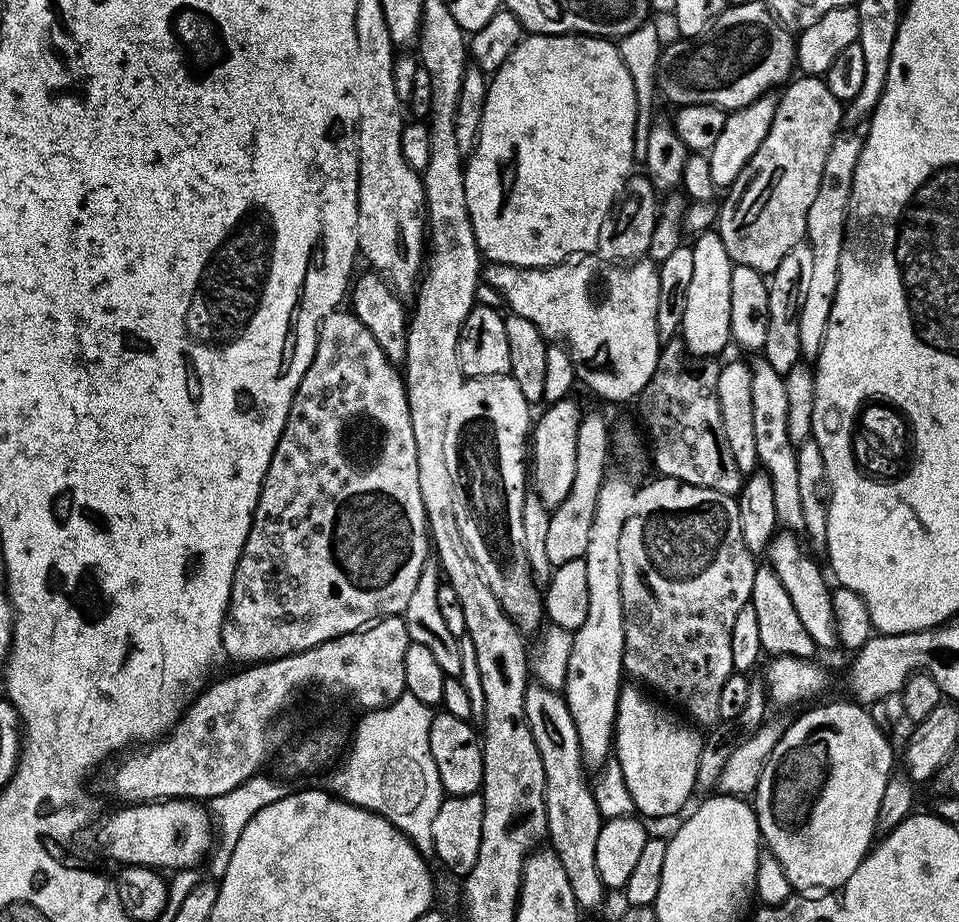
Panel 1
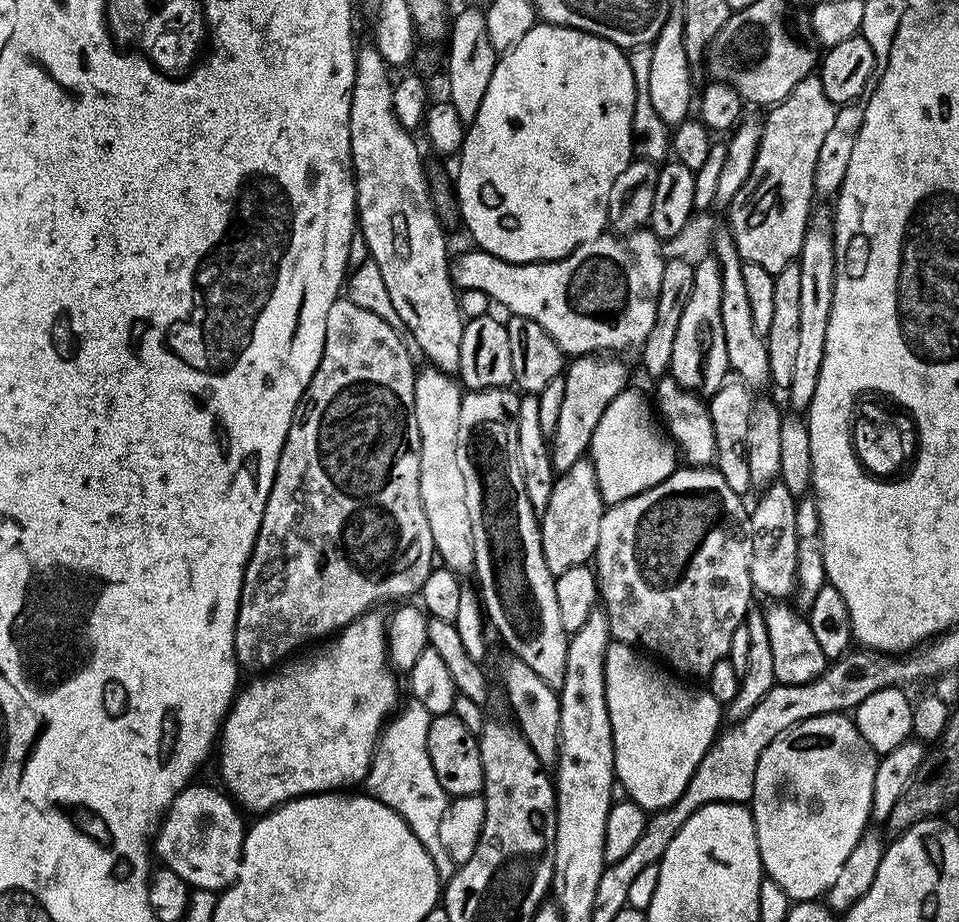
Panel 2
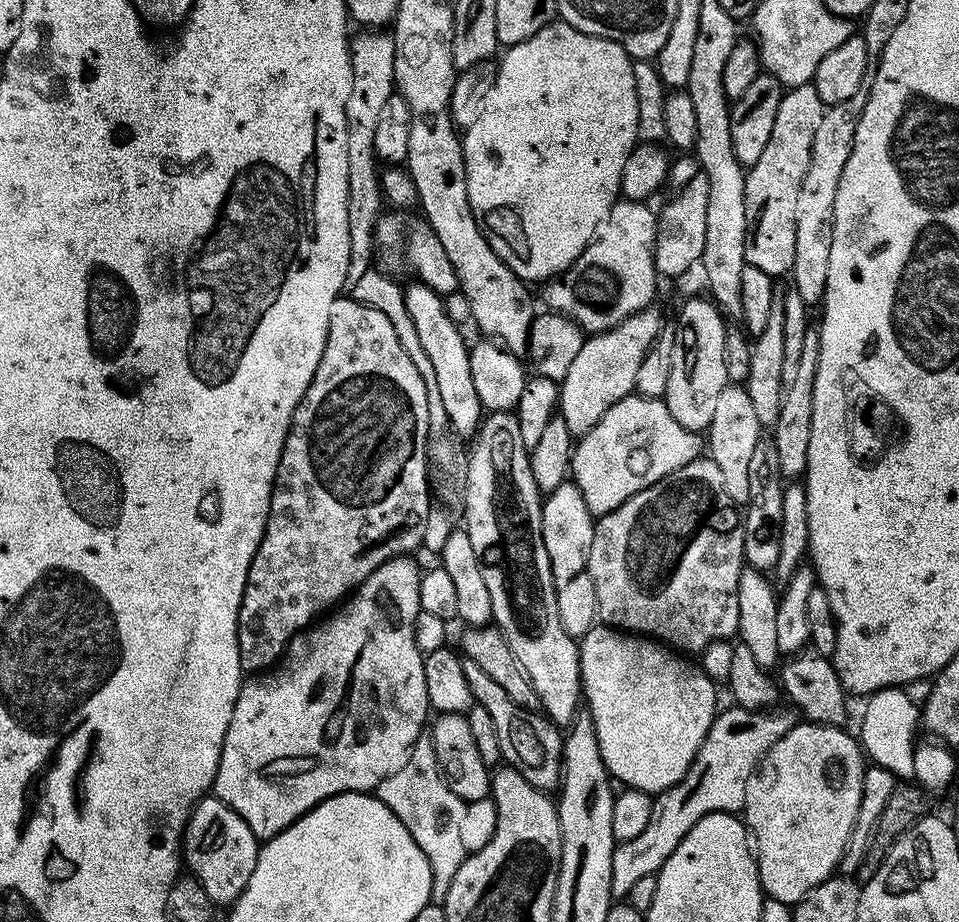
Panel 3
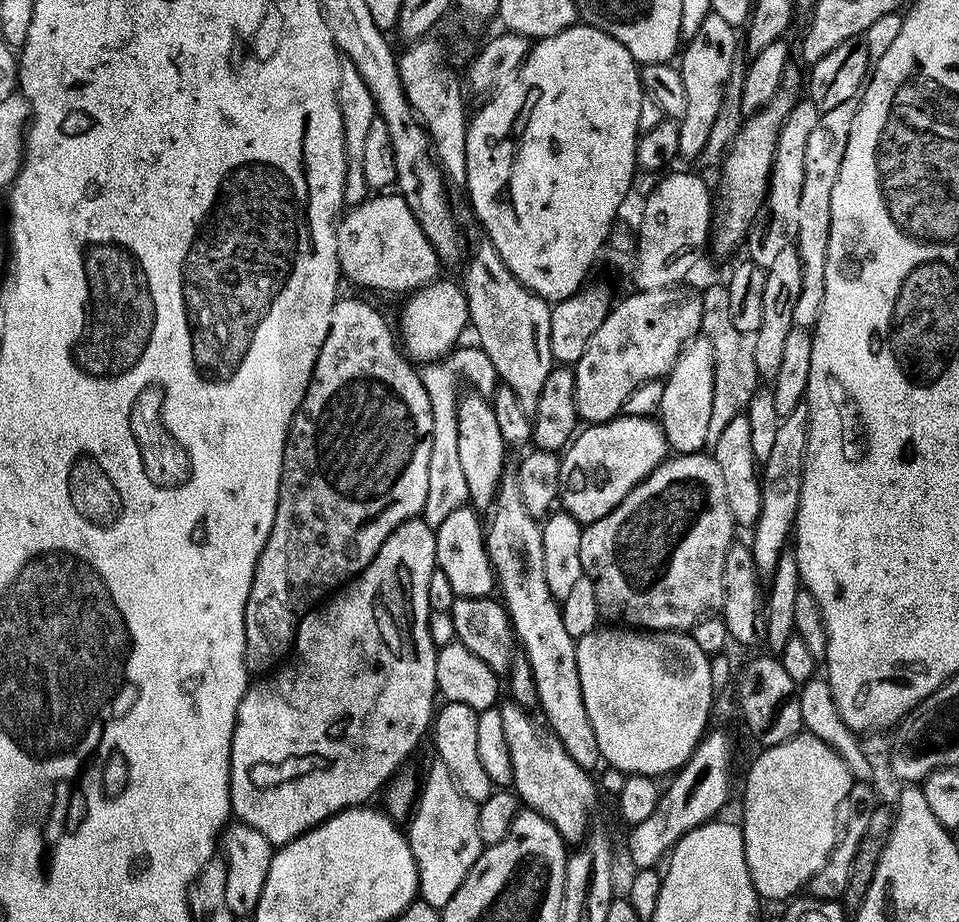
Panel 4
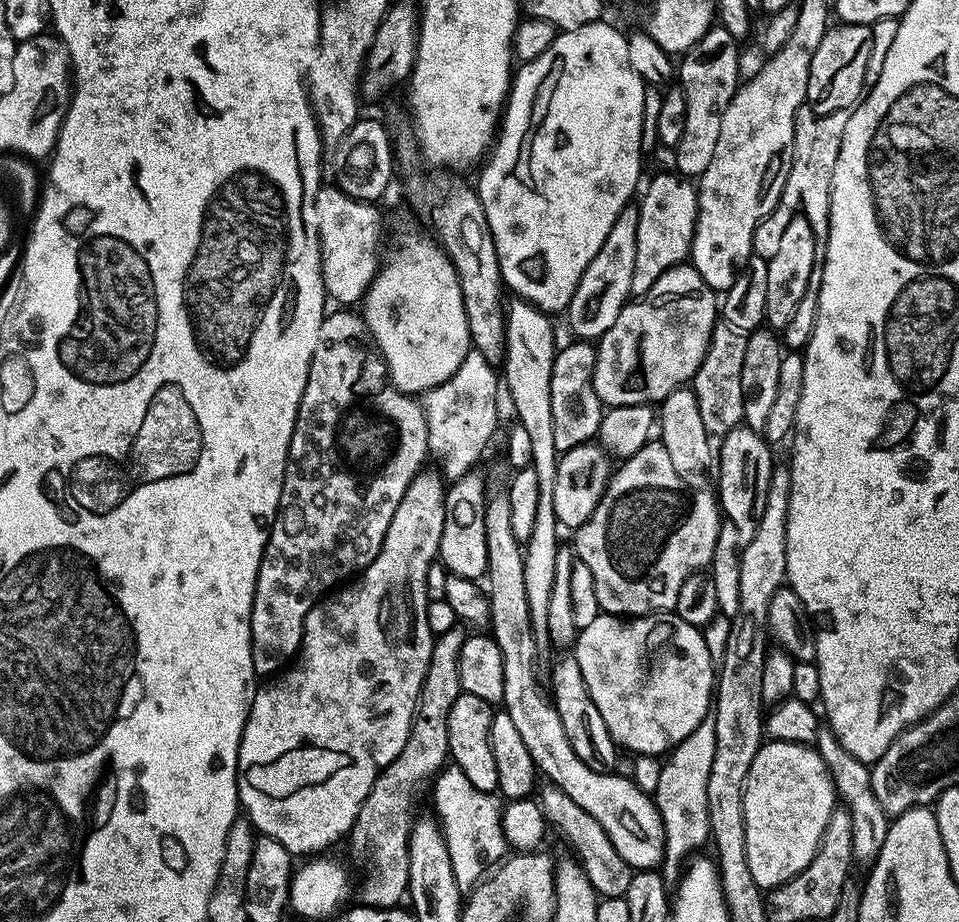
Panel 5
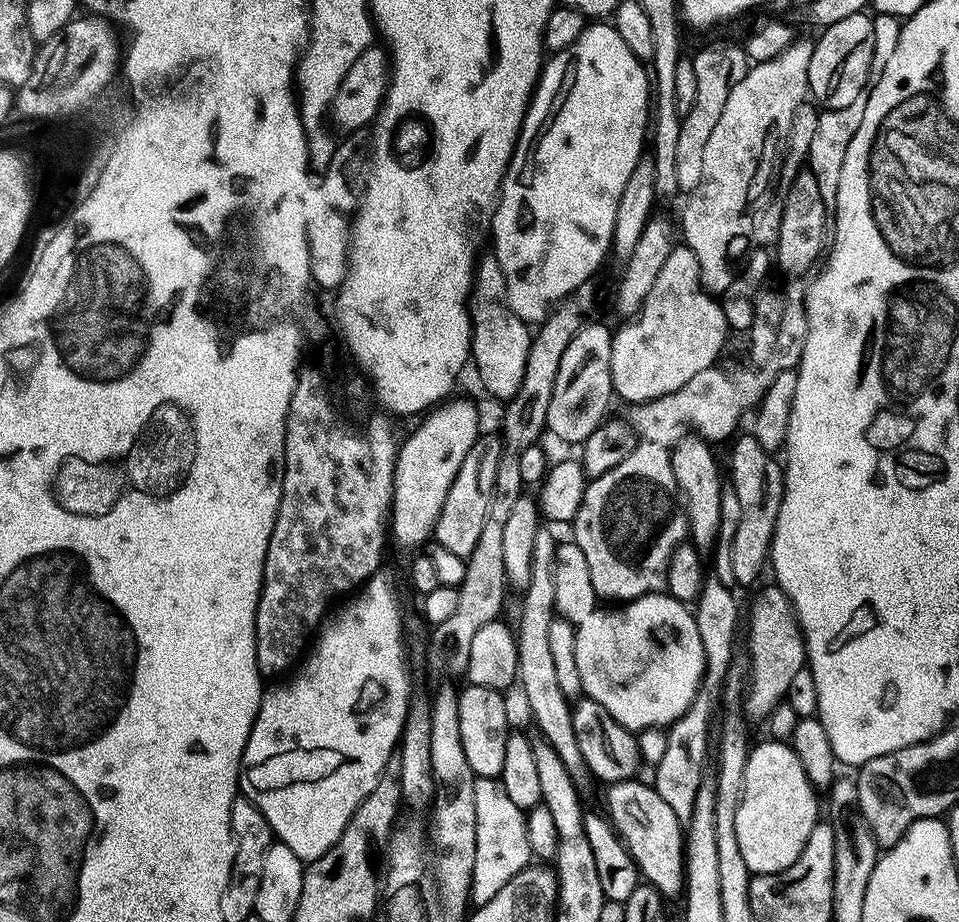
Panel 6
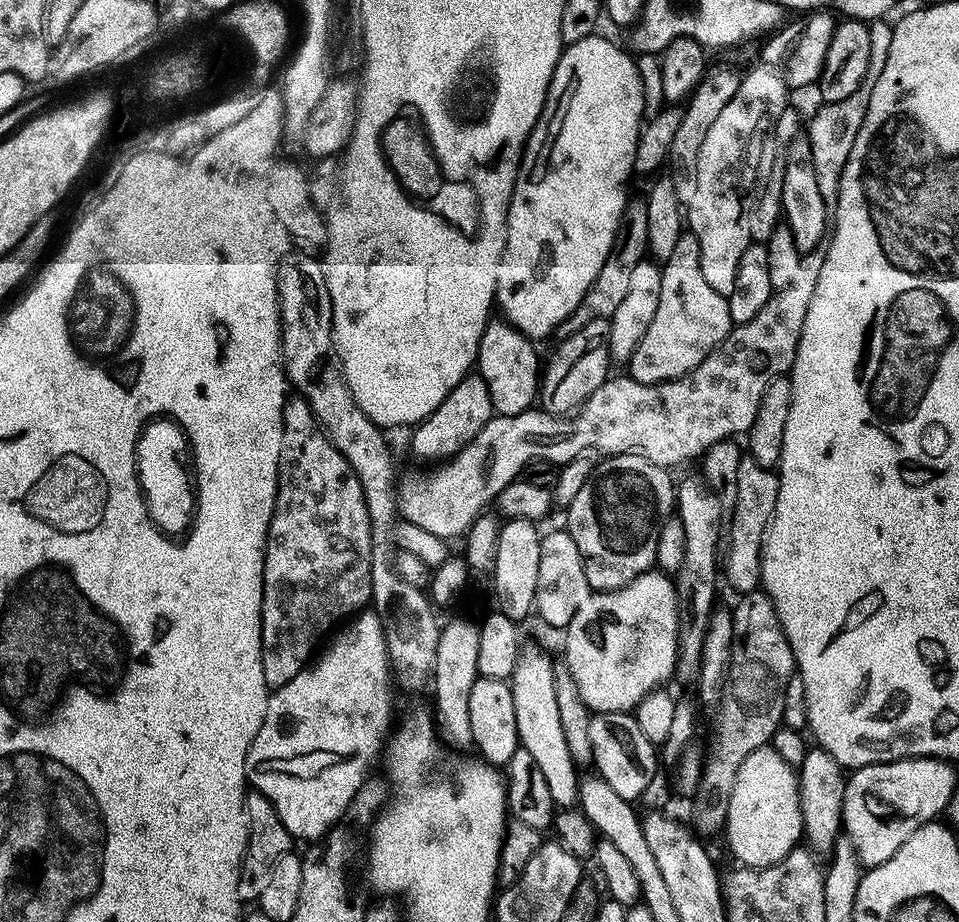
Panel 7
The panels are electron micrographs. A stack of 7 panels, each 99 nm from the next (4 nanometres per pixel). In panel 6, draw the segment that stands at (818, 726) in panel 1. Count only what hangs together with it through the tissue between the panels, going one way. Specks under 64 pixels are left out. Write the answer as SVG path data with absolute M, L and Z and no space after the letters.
M771 738L765 741L749 751L736 819L742 858L746 858L746 866L758 876L789 868L802 854L810 830L816 828L820 808L822 812L821 801L820 804L816 801L817 789L806 778L806 770L802 770L802 762L798 762L791 743Z

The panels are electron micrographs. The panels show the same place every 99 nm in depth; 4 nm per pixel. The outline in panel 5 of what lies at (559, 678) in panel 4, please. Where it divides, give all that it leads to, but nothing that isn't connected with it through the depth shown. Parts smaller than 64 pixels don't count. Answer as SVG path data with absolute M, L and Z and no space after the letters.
M564 654L552 668L552 688L550 684L550 699L556 705L558 718L562 718L562 730L566 730L566 738L570 738L570 746L574 746L574 754L590 766L590 770L611 773L616 764L618 745L616 740L606 730L606 722L602 722L602 714L598 714L598 706L590 698L590 694L582 679L582 670L578 666L575 655Z

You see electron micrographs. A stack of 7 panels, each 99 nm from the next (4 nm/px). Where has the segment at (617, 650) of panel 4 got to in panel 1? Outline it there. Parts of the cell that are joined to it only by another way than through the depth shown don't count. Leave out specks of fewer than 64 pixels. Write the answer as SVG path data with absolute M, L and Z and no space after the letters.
M631 687L620 689L616 707L614 760L620 765L622 778L626 778L632 807L641 817L672 816L682 811L692 792L697 791L696 775L703 739L701 733L695 732L695 727L689 726L683 719L675 720L663 708L665 705L653 699L647 691Z

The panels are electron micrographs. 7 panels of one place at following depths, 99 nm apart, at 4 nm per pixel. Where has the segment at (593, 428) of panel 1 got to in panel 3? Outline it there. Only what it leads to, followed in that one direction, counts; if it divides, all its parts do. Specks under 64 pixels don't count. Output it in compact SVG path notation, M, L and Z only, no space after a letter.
M565 482L543 497L542 542L550 558L552 580L557 586L570 582L570 578L578 578L578 574L586 571L588 551L595 529L596 520L576 484Z

